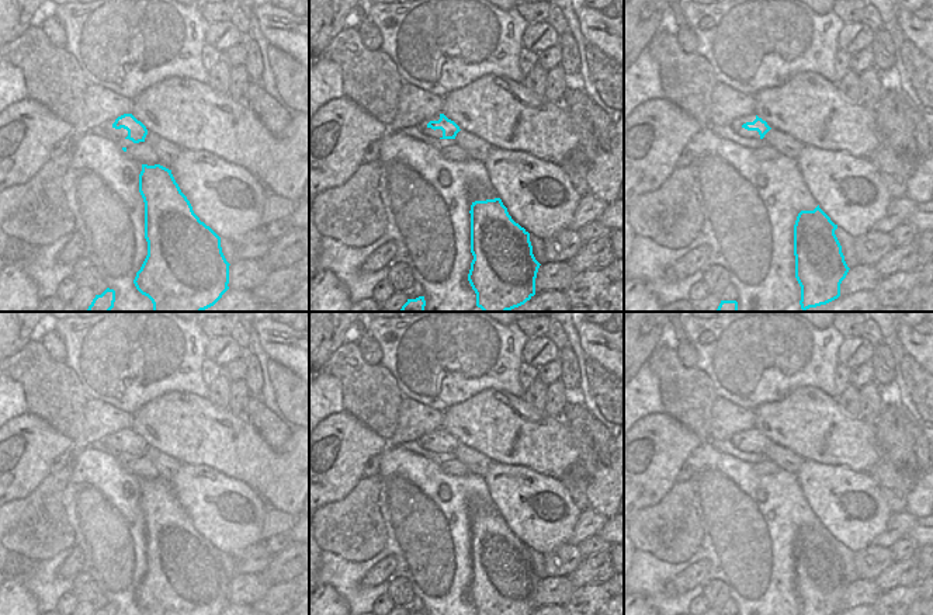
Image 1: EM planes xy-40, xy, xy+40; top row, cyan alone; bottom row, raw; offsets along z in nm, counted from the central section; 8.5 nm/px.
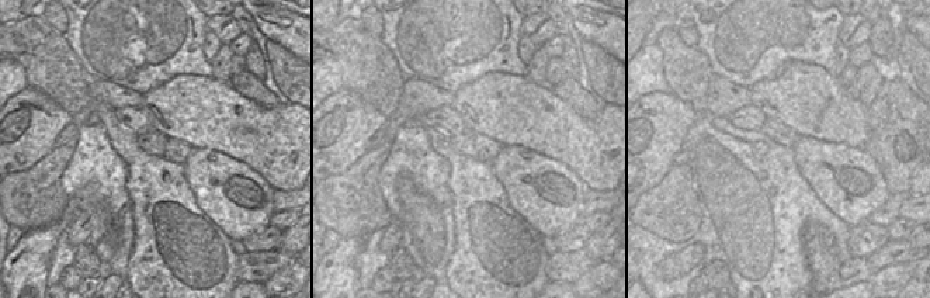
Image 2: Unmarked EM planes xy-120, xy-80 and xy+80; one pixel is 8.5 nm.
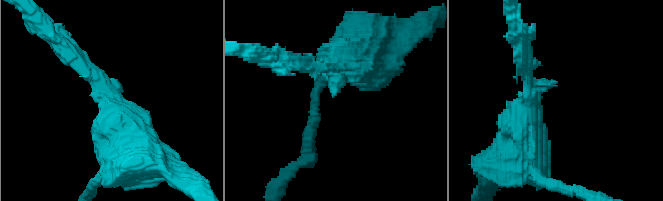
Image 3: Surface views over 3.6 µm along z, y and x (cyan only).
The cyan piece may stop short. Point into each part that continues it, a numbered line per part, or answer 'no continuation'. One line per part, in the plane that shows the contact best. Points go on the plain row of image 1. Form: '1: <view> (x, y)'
no continuation

